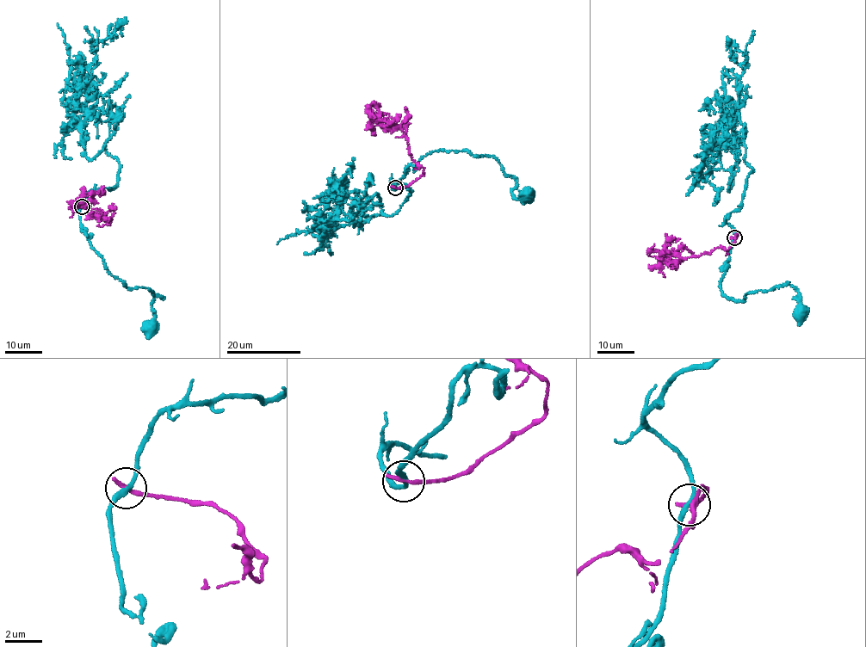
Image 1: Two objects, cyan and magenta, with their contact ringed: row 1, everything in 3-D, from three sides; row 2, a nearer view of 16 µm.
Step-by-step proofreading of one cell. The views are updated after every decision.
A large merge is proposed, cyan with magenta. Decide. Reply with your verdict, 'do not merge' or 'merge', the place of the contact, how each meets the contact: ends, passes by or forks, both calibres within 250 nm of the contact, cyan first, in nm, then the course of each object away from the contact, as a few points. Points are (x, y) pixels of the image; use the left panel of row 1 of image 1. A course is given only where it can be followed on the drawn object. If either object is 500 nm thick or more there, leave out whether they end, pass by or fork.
do not merge; at (82, 206); cyan passes by; magenta ends there; 220 nm thick on the cyan side, 280 nm on the other; cyan runs (82, 206), (82, 231), (112, 275), (127, 287), (150, 289), (154, 295), (163, 297), (155, 297), (150, 327); magenta runs (82, 206), (105, 213), (108, 224), (103, 218), (91, 215), (83, 205), (83, 196), (102, 192), (102, 186)

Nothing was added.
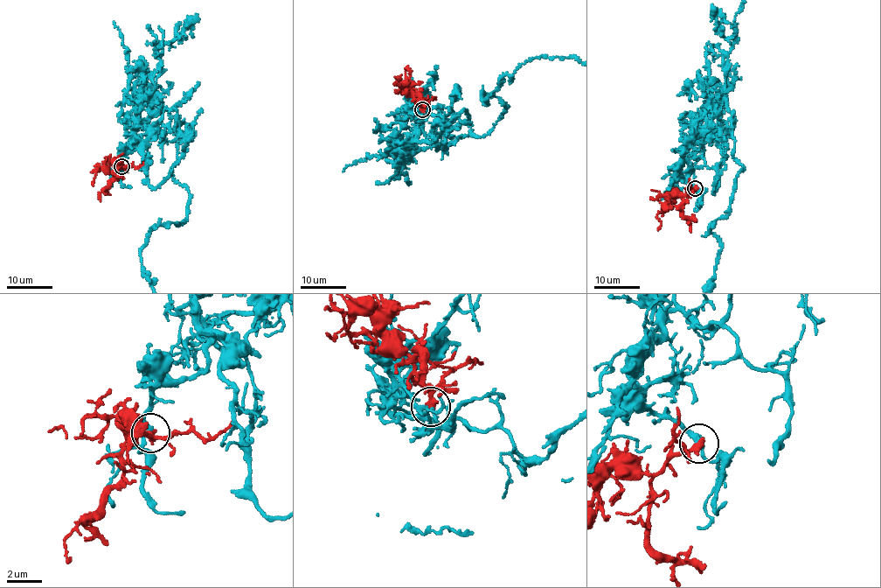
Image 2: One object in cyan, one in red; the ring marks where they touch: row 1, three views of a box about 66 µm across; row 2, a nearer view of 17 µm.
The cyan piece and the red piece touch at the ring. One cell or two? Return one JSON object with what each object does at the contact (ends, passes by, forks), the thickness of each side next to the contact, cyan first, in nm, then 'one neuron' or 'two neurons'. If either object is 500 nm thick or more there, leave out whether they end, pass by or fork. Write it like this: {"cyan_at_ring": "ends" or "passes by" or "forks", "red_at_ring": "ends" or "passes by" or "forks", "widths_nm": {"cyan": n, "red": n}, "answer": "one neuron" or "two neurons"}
{"cyan_at_ring": "passes by", "red_at_ring": "passes by", "widths_nm": {"cyan": 200, "red": 240}, "answer": "one neuron"}

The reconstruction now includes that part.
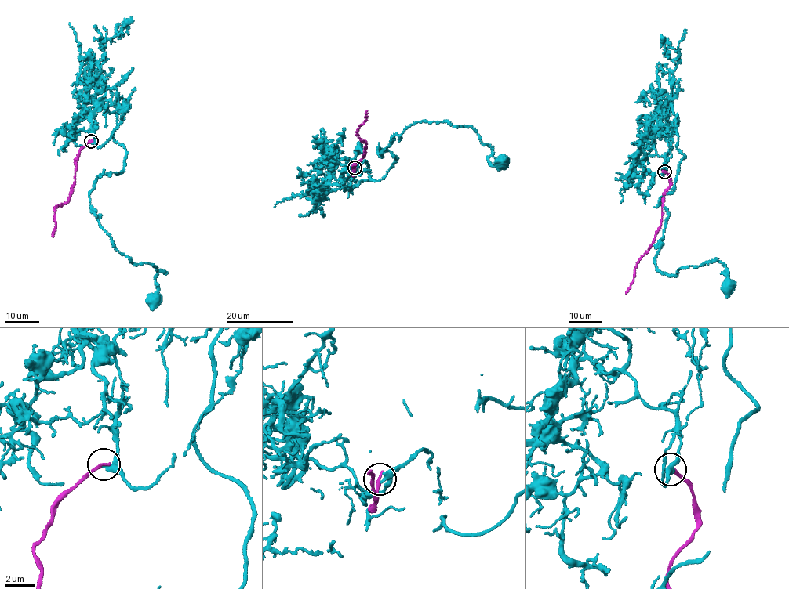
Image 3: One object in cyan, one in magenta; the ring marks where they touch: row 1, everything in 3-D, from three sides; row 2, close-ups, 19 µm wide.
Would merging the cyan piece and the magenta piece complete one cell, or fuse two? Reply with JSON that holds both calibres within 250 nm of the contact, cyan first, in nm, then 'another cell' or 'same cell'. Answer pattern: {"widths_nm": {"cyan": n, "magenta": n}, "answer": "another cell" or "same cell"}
{"widths_nm": {"cyan": 280, "magenta": 240}, "answer": "another cell"}

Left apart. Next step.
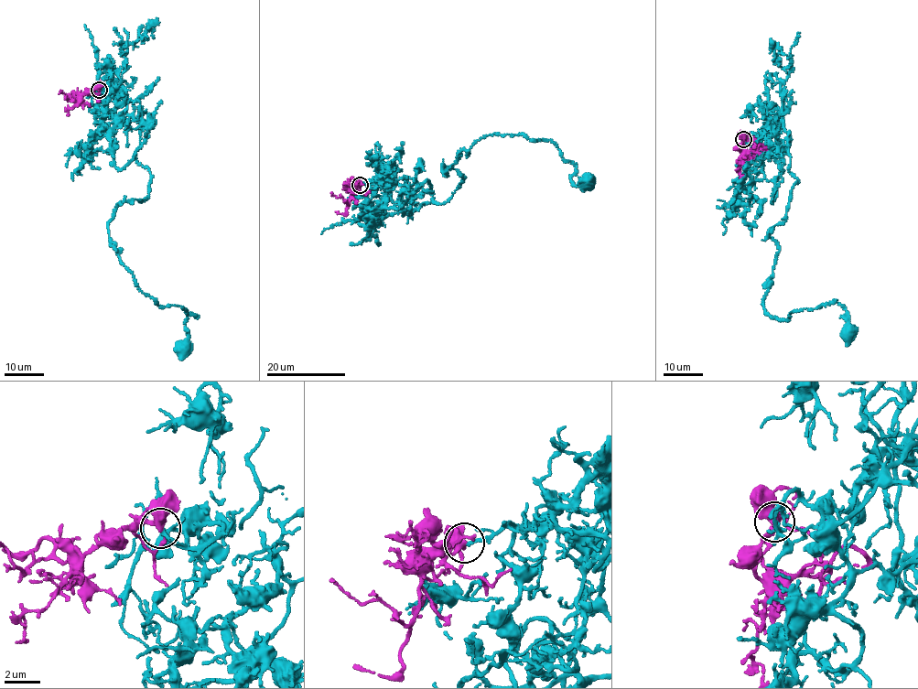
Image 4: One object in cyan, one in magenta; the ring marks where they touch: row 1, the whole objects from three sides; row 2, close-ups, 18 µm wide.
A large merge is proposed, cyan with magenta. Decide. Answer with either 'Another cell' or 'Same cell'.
Same cell

